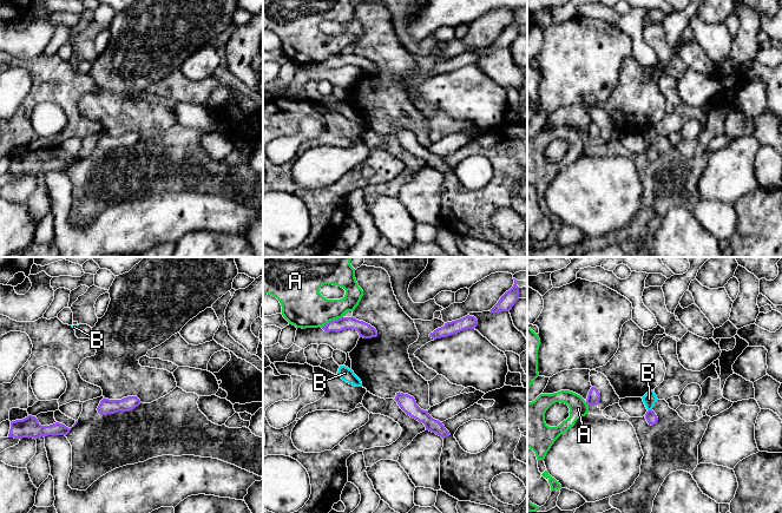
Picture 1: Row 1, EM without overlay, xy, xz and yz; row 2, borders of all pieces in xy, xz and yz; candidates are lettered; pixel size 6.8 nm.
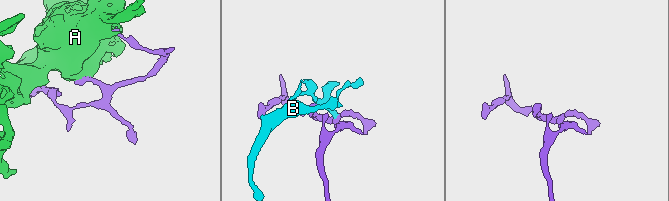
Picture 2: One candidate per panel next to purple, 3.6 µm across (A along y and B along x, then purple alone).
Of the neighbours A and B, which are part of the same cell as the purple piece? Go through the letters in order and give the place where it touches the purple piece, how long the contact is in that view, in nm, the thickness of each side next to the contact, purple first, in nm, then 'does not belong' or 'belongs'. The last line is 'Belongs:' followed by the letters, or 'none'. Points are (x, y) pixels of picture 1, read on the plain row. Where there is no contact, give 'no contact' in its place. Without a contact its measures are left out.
A: contact xz (332, 57); length 170 nm; calibres 100 and 280 nm; does not belong
B: contact yz (649, 146); length 40 nm; calibres 80 and 90 nm; does not belong
Belongs: none

